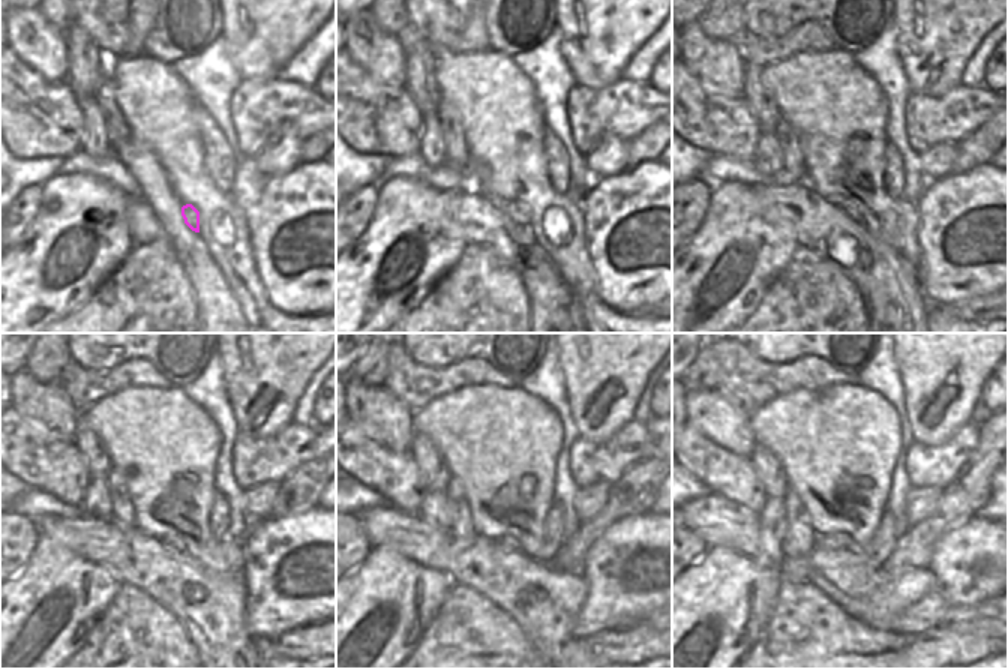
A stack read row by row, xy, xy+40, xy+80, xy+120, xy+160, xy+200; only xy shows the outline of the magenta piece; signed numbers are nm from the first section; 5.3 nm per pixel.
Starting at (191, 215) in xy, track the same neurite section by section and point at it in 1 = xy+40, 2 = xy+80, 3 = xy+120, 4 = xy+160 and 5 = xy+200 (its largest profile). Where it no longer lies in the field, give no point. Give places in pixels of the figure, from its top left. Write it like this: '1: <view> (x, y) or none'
1: xy+40 (516, 213)
2: xy+80 (846, 207)
3: xy+120 (174, 543)
4: xy+160 (510, 543)
5: xy+200 (839, 540)

